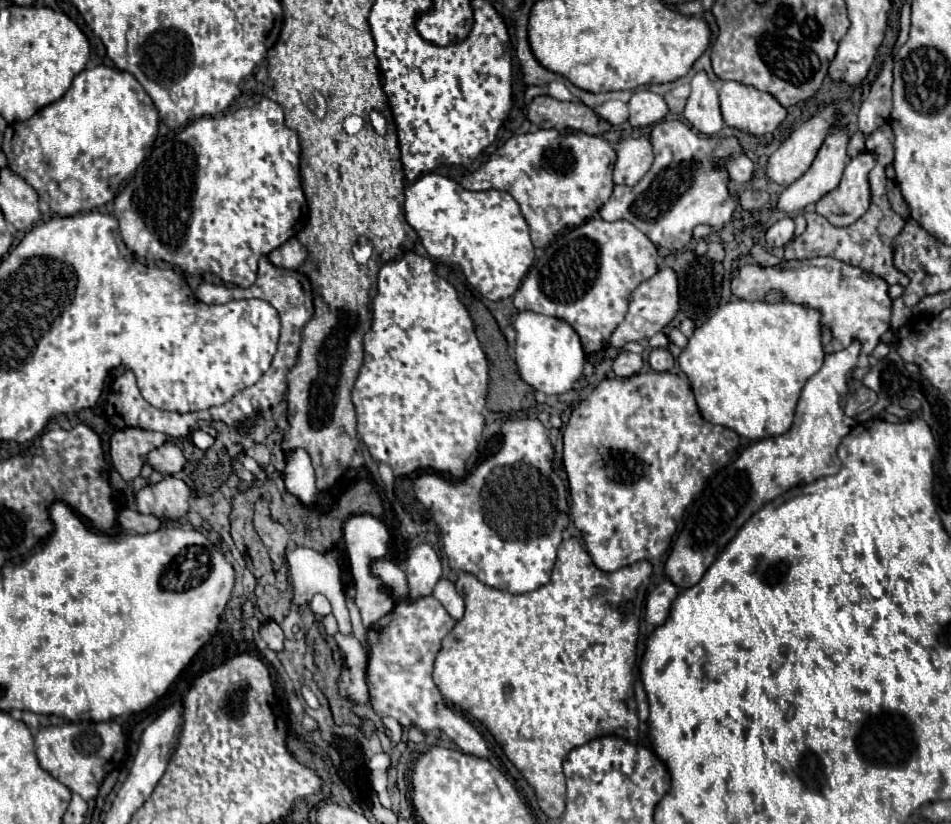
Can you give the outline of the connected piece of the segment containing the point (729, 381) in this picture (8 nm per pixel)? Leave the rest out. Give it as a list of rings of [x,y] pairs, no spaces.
[[[729,301],[727,305],[719,307],[719,311],[715,311],[707,323],[693,331],[687,347],[679,355],[679,367],[691,381],[691,391],[703,419],[729,427],[747,439],[765,439],[789,431],[799,393],[807,379],[821,369],[823,355],[819,313],[815,309],[783,301]]]

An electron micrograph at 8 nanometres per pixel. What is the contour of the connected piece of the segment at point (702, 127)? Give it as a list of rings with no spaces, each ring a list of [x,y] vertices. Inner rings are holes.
[[[699,71],[691,81],[691,95],[687,99],[687,107],[683,117],[701,133],[715,135],[719,133],[725,123],[719,107],[719,95],[705,71]]]

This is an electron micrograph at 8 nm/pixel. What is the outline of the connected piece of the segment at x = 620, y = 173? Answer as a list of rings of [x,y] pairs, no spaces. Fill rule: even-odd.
[[[649,135],[627,137],[617,145],[617,163],[613,181],[619,185],[635,185],[653,163],[653,147]]]

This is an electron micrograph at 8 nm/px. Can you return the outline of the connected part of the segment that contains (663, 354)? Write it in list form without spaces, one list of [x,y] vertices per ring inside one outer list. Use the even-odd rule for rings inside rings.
[[[653,349],[649,353],[649,365],[653,371],[671,371],[673,365],[675,365],[675,359],[673,355],[667,351],[667,349]]]

